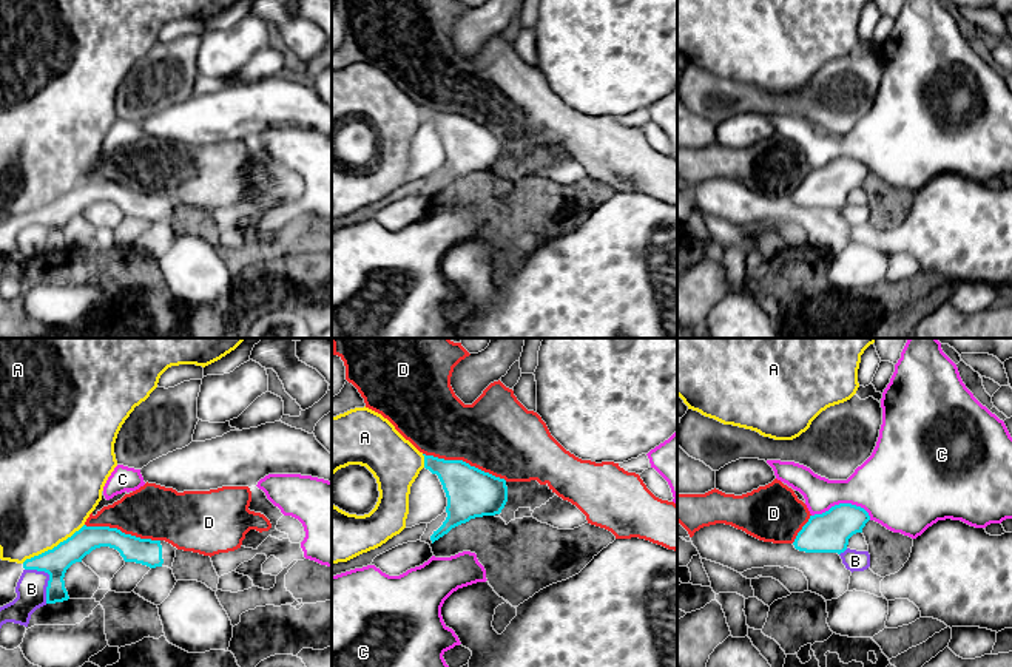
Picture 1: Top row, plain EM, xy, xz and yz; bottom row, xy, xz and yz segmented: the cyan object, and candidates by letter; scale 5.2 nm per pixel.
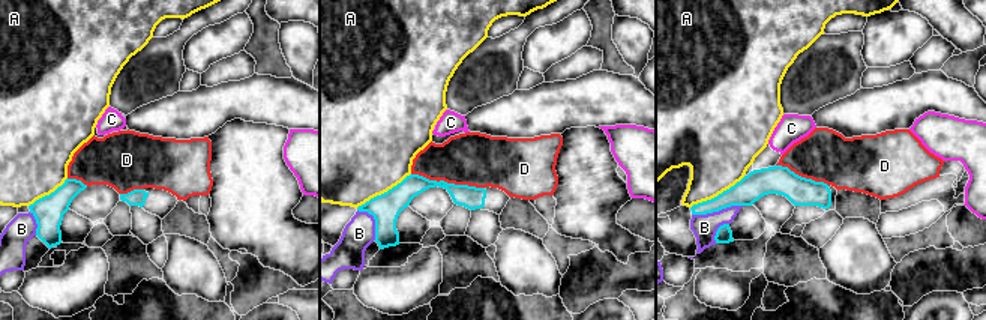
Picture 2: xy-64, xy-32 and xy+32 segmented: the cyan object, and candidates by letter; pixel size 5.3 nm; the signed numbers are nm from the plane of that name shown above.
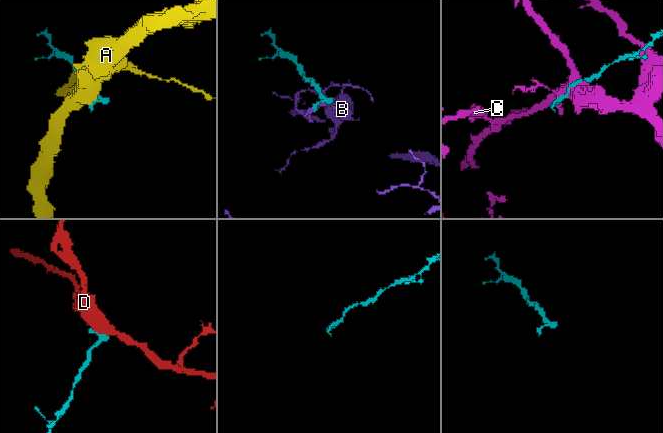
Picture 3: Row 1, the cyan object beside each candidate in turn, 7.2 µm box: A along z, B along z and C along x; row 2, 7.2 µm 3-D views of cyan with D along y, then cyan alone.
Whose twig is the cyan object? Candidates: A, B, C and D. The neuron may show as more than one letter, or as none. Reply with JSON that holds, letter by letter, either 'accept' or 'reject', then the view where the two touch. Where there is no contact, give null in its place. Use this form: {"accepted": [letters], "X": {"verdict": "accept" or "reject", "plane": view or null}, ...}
{"accepted": [], "A": {"verdict": "reject", "plane": "xy"}, "B": {"verdict": "reject", "plane": "xy"}, "C": {"verdict": "reject", "plane": "yz"}, "D": {"verdict": "reject", "plane": "xz"}}

